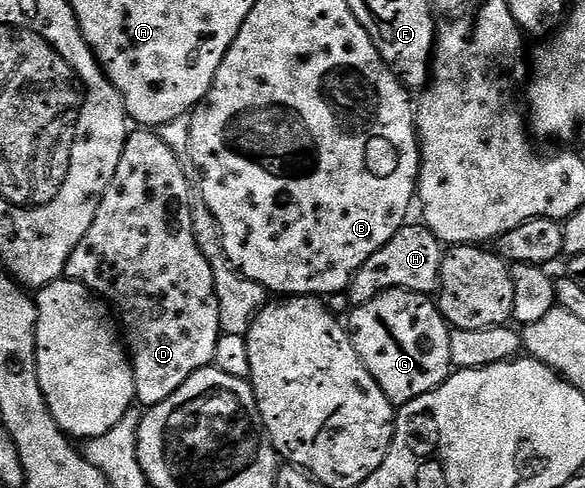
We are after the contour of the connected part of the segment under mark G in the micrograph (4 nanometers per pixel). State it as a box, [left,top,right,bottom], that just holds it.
[349,289,453,409]

